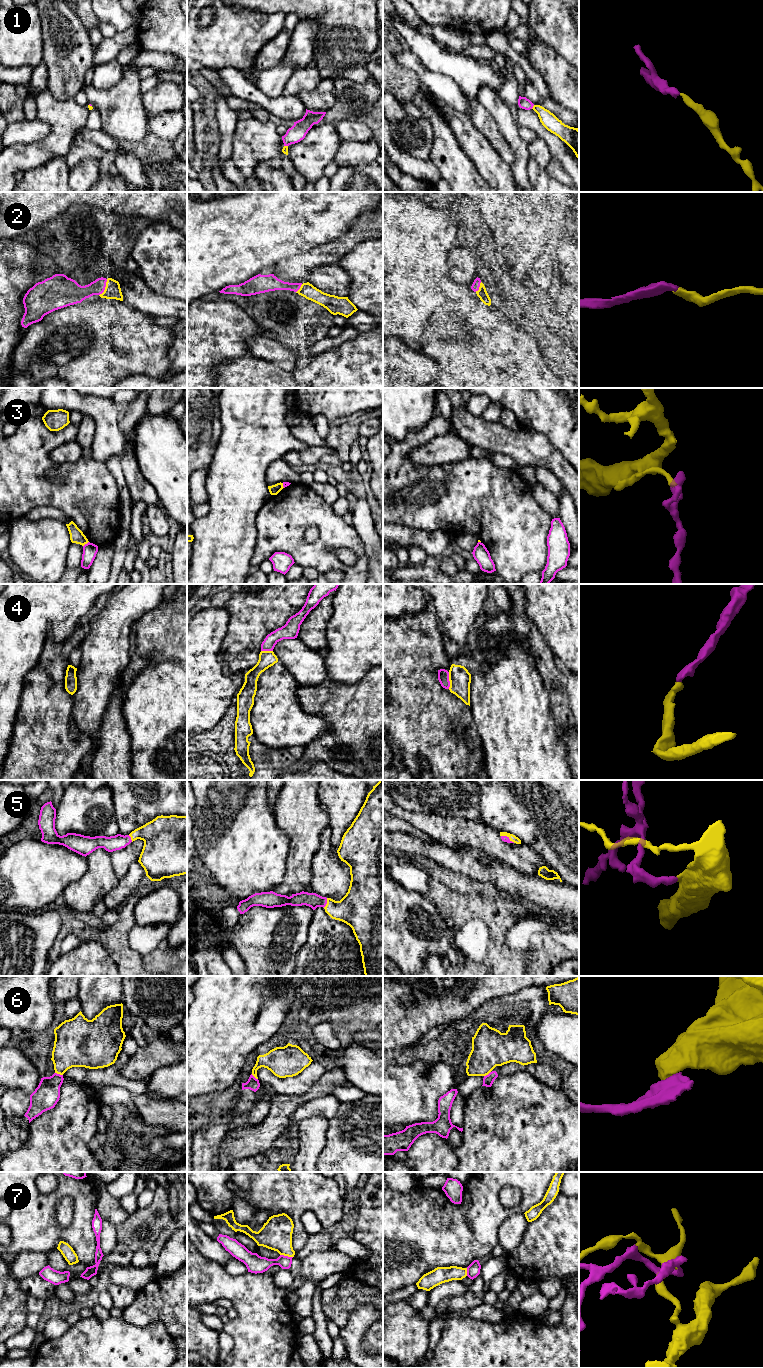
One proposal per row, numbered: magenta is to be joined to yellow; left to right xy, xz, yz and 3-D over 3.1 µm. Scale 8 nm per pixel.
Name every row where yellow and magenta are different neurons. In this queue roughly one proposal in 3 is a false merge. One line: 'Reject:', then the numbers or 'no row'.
Reject: 3, 6, 7

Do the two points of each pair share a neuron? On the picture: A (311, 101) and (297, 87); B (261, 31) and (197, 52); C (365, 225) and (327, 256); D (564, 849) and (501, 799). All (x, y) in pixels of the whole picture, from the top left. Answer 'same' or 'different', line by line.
A: different
B: same
C: same
D: same

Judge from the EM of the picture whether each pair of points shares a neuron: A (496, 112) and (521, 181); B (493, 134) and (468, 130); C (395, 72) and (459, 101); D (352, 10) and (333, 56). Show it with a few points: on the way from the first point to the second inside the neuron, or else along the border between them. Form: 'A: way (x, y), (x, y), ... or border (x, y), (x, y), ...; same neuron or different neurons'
A: way (509, 129), (511, 136), (520, 148), (520, 164); same neuron
B: border (468, 116), (471, 123), (494, 149); different neurons
C: border (403, 66), (414, 73), (422, 86); different neurons
D: way (348, 21), (348, 36), (344, 45); same neuron

